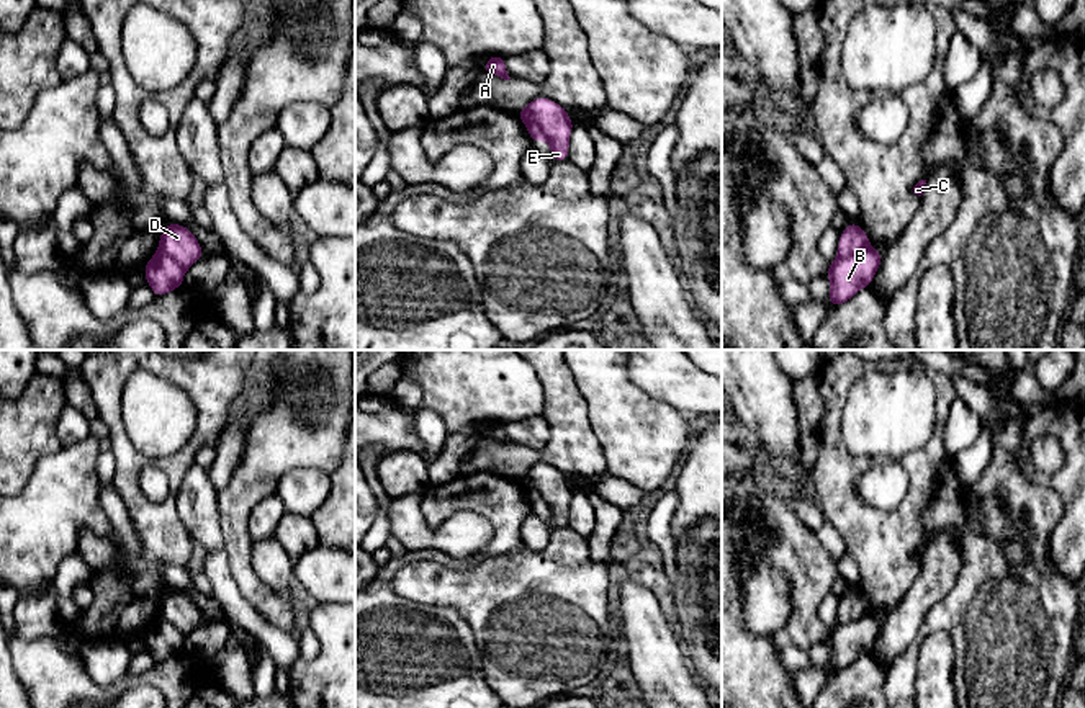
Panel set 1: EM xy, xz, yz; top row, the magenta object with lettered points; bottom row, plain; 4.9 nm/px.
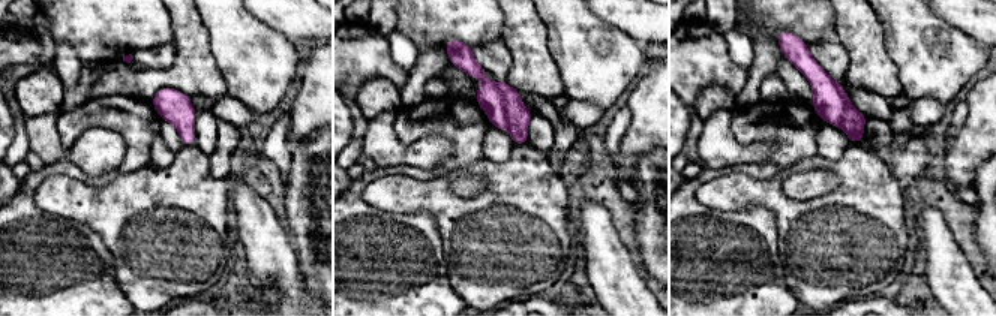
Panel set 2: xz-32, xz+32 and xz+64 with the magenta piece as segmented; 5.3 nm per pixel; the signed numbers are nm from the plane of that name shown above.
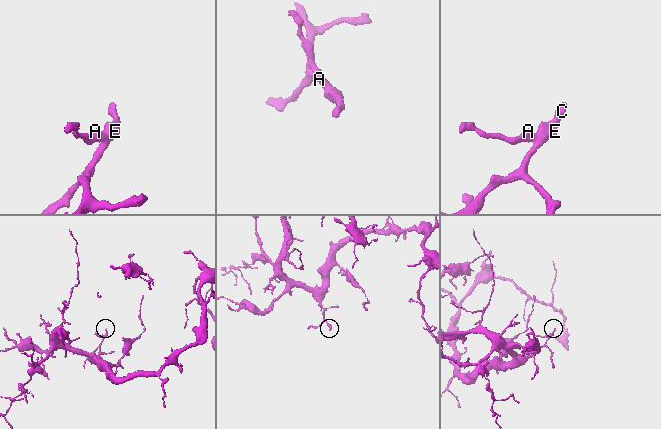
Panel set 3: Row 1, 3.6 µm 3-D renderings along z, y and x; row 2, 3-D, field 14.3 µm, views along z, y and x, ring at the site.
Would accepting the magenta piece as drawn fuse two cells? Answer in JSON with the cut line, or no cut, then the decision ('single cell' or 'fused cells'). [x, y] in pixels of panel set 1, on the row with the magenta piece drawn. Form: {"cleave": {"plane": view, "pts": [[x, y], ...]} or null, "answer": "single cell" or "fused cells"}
{"cleave": {"plane": "yz", "pts": [[869, 247], [838, 257], [833, 262]]}, "answer": "fused cells"}

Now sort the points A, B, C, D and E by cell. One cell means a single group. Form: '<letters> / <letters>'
A B / C D E

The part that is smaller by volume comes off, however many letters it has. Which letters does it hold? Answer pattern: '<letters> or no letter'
C, D, E

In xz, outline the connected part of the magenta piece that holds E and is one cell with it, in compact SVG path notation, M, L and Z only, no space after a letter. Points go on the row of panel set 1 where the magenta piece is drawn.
M545 96L530 101L530 111L550 144L553 162L568 160L570 136L574 123L566 108Z

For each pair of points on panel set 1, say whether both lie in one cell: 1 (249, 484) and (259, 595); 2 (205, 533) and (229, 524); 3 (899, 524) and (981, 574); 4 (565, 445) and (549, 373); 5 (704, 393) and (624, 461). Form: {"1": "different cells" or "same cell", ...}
{"1": "same cell", "2": "different cells", "3": "different cells", "4": "same cell", "5": "different cells"}

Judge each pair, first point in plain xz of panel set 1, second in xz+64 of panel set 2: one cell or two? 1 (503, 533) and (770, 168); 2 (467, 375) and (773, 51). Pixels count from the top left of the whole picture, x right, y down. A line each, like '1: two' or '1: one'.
1: one
2: two

